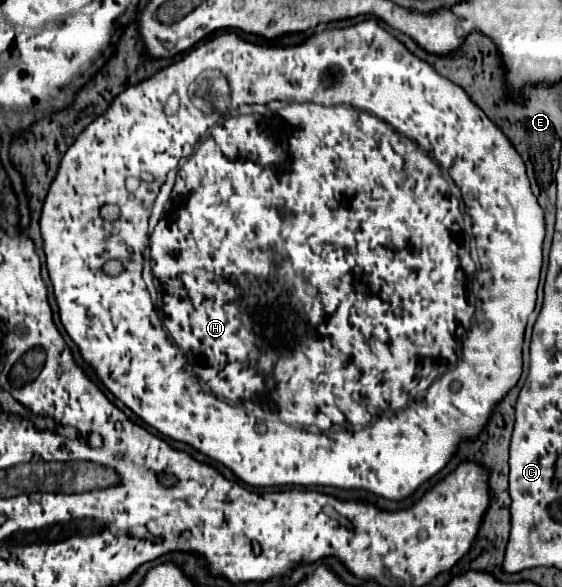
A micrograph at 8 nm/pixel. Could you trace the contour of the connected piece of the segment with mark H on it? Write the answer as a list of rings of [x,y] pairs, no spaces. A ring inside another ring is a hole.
[[[369,18],[369,20],[363,20],[363,22],[357,22],[357,24],[353,24],[353,26],[345,26],[345,28],[325,28],[325,30],[321,30],[321,32],[315,32],[315,34],[311,34],[311,36],[309,36],[309,38],[305,38],[305,42],[301,42],[301,44],[293,44],[293,46],[277,46],[277,44],[257,44],[257,42],[249,42],[249,40],[247,40],[247,38],[243,38],[243,36],[241,36],[241,34],[237,34],[237,32],[225,32],[225,34],[219,34],[219,36],[213,36],[213,38],[211,38],[211,40],[205,40],[205,42],[203,42],[203,44],[199,44],[199,46],[197,46],[197,48],[193,48],[193,50],[191,50],[191,52],[189,52],[189,54],[187,54],[187,56],[185,56],[185,58],[183,58],[183,60],[179,60],[179,62],[173,62],[173,64],[169,64],[169,66],[165,66],[165,68],[161,68],[161,70],[159,70],[159,72],[155,72],[155,74],[153,74],[153,76],[151,76],[151,78],[147,78],[147,80],[141,80],[141,82],[139,82],[139,84],[135,84],[135,86],[131,86],[131,88],[127,88],[127,90],[125,90],[125,92],[121,92],[121,94],[119,94],[119,96],[117,96],[117,98],[115,98],[115,100],[113,100],[113,104],[111,104],[111,106],[109,106],[109,108],[107,108],[107,110],[105,110],[105,114],[101,114],[101,116],[99,116],[99,118],[97,118],[97,120],[93,120],[93,122],[91,122],[91,124],[89,124],[89,126],[87,126],[87,128],[85,128],[85,130],[83,130],[83,132],[81,132],[81,134],[79,134],[79,136],[77,136],[77,140],[75,140],[75,142],[73,142],[73,146],[71,146],[71,148],[69,148],[69,150],[67,150],[67,152],[65,152],[65,156],[63,156],[63,158],[61,158],[61,166],[59,166],[59,172],[63,172],[63,176],[71,176],[71,178],[75,178],[75,180],[79,180],[79,182],[77,182],[77,186],[75,186],[75,182],[73,182],[73,186],[51,186],[51,190],[55,190],[55,188],[59,188],[59,190],[61,190],[61,188],[63,188],[63,192],[49,192],[49,200],[45,200],[45,204],[43,204],[43,214],[41,214],[41,238],[43,238],[43,252],[45,252],[45,258],[47,258],[47,272],[49,272],[49,278],[51,278],[51,284],[53,284],[53,294],[55,294],[55,302],[57,302],[57,306],[59,306],[59,318],[61,318],[61,322],[63,322],[63,326],[65,326],[65,330],[67,330],[67,334],[69,334],[69,336],[71,336],[71,340],[73,340],[73,342],[75,342],[75,344],[77,344],[77,346],[79,346],[79,352],[81,352],[81,358],[83,358],[83,360],[85,360],[85,362],[87,362],[87,364],[89,364],[89,366],[91,366],[91,368],[93,368],[93,370],[95,370],[95,374],[97,374],[97,376],[99,376],[99,380],[101,380],[101,382],[103,382],[103,384],[105,384],[105,388],[107,388],[107,390],[109,390],[109,392],[111,392],[111,394],[113,394],[113,396],[115,396],[115,398],[117,398],[117,400],[121,400],[121,402],[123,402],[123,404],[125,404],[125,406],[127,406],[127,408],[129,408],[129,410],[131,410],[131,412],[133,412],[133,414],[135,414],[135,416],[139,416],[139,418],[141,418],[141,420],[143,420],[143,422],[145,422],[145,424],[149,424],[149,426],[151,426],[151,428],[155,428],[155,430],[157,430],[157,432],[159,432],[159,434],[163,434],[163,436],[167,436],[167,438],[173,438],[173,440],[177,440],[177,442],[183,442],[183,444],[189,444],[189,446],[193,446],[193,448],[195,448],[195,450],[197,450],[197,452],[201,452],[201,454],[203,454],[203,456],[209,456],[209,458],[211,458],[211,460],[215,460],[215,462],[219,462],[219,464],[223,464],[223,466],[227,466],[227,468],[229,468],[229,470],[231,470],[231,472],[233,472],[233,474],[235,474],[235,476],[237,476],[237,478],[239,478],[239,480],[243,480],[243,482],[245,482],[245,484],[249,484],[249,486],[255,486],[255,488],[269,488],[269,486],[333,486],[333,488],[339,488],[339,490],[365,490],[365,492],[371,492],[371,494],[377,494],[377,496],[383,496],[383,498],[387,498],[387,500],[395,500],[395,502],[401,502],[401,500],[405,500],[405,498],[409,498],[409,496],[411,496],[411,494],[413,494],[413,492],[415,492],[415,490],[417,490],[417,488],[419,488],[419,486],[421,486],[421,484],[425,484],[425,482],[427,482],[427,480],[429,480],[429,478],[433,478],[433,476],[435,476],[435,474],[439,474],[439,472],[441,472],[441,470],[443,470],[443,468],[445,468],[445,466],[447,466],[447,464],[449,464],[449,460],[451,460],[451,458],[453,458],[453,456],[455,456],[455,454],[457,454],[457,450],[459,450],[459,444],[461,444],[461,442],[465,442],[465,440],[471,440],[471,438],[475,438],[475,436],[477,436],[477,434],[479,434],[479,430],[483,430],[483,426],[487,426],[487,418],[491,418],[491,410],[495,410],[495,406],[497,406],[497,404],[499,404],[499,402],[501,402],[501,400],[503,400],[503,398],[505,398],[505,396],[507,396],[507,394],[509,394],[509,390],[511,390],[511,388],[515,388],[515,384],[517,384],[517,382],[519,382],[519,378],[521,378],[521,346],[523,346],[523,334],[525,334],[525,326],[527,326],[527,318],[529,318],[529,314],[531,314],[531,312],[533,312],[533,308],[535,308],[535,298],[537,298],[537,284],[539,284],[539,272],[541,272],[541,262],[543,262],[543,238],[545,238],[545,218],[543,218],[543,208],[539,208],[539,202],[535,202],[535,194],[531,194],[531,182],[527,182],[527,168],[525,168],[525,166],[523,166],[523,160],[521,160],[521,158],[519,158],[519,154],[517,154],[517,150],[515,150],[515,148],[513,148],[513,146],[511,146],[511,142],[507,142],[507,138],[505,138],[505,134],[503,134],[503,132],[499,132],[499,128],[497,128],[497,126],[495,126],[495,124],[493,124],[493,122],[491,122],[491,120],[489,120],[489,118],[487,118],[487,114],[483,114],[483,110],[479,110],[479,106],[473,106],[473,102],[471,102],[471,98],[467,98],[467,92],[463,92],[463,90],[461,90],[461,86],[455,86],[455,82],[451,82],[451,80],[447,80],[447,78],[441,78],[441,74],[439,74],[439,72],[437,72],[437,70],[435,70],[435,68],[433,68],[433,66],[431,66],[431,64],[427,64],[427,62],[425,62],[425,60],[421,60],[421,58],[419,58],[419,56],[415,56],[415,54],[413,54],[413,52],[411,52],[411,50],[407,50],[407,48],[405,48],[405,46],[403,46],[403,44],[401,44],[401,42],[399,42],[399,40],[397,40],[397,38],[395,38],[395,36],[391,36],[391,34],[389,34],[389,32],[387,32],[387,30],[385,30],[385,28],[383,28],[383,26],[381,26],[381,24],[379,24],[379,22],[377,22],[377,20],[375,20],[375,18]],[[195,70],[199,70],[199,72],[203,72],[203,70],[219,70],[219,72],[221,72],[221,74],[223,74],[223,76],[225,76],[225,78],[227,78],[227,82],[229,82],[229,88],[231,88],[231,108],[237,108],[237,106],[241,106],[241,104],[267,104],[267,102],[271,102],[271,100],[285,100],[285,102],[287,102],[287,104],[285,104],[285,108],[283,108],[283,116],[273,116],[273,118],[269,118],[269,116],[259,116],[259,114],[249,114],[249,116],[243,116],[243,114],[241,114],[241,116],[229,116],[229,118],[223,118],[223,116],[221,116],[221,114],[219,114],[219,112],[217,112],[217,114],[215,114],[215,112],[213,112],[213,114],[205,114],[205,112],[201,112],[201,110],[199,110],[199,108],[197,108],[197,106],[193,106],[193,102],[191,102],[191,98],[189,98],[189,92],[187,92],[187,90],[189,90],[189,86],[187,86],[187,84],[185,84],[185,80],[195,80]],[[171,96],[177,96],[177,98],[179,98],[179,108],[177,108],[177,110],[175,110],[175,112],[171,112],[171,114],[167,114],[167,112],[165,112],[165,106],[167,106],[167,104],[169,104],[169,100],[171,100]],[[183,156],[187,156],[187,160],[184,160],[184,161],[185,161],[185,164],[183,164],[183,166],[181,166],[181,168],[180,168],[180,167],[179,167],[179,166],[178,166],[178,167],[176,167],[176,168],[175,168],[175,166],[177,166],[177,164],[179,164],[179,160],[181,160],[181,158],[183,158]],[[439,164],[443,164],[443,168],[445,168],[445,170],[447,170],[447,172],[449,172],[449,176],[451,176],[451,178],[453,178],[453,180],[455,180],[455,184],[457,184],[457,186],[459,186],[459,190],[461,190],[461,198],[463,198],[463,204],[465,204],[465,208],[467,208],[467,212],[469,212],[469,214],[471,214],[471,218],[473,218],[473,234],[475,234],[475,242],[477,242],[477,252],[479,252],[479,270],[495,270],[495,272],[497,272],[497,274],[499,274],[499,278],[495,278],[495,286],[481,286],[481,302],[483,302],[483,306],[481,306],[481,312],[477,312],[477,316],[475,316],[475,296],[473,296],[473,294],[471,294],[471,290],[469,290],[469,280],[471,280],[471,270],[475,270],[475,262],[473,262],[473,258],[471,258],[471,254],[469,254],[469,246],[467,246],[467,244],[465,244],[465,238],[463,238],[463,230],[457,230],[457,232],[455,232],[455,224],[457,224],[457,214],[455,214],[455,196],[453,196],[453,194],[451,194],[451,188],[449,188],[449,182],[447,182],[447,180],[445,180],[445,176],[443,176],[443,170],[441,170],[441,166],[439,166]],[[105,204],[117,204],[117,206],[119,206],[119,208],[121,208],[121,220],[117,220],[117,222],[115,222],[115,224],[113,224],[113,222],[105,222],[105,220],[103,220],[103,218],[101,218],[101,214],[99,214],[99,210],[101,210],[101,206],[105,206]],[[162,215],[163,215],[163,222],[165,222],[165,226],[156,226],[156,225],[157,225],[157,223],[158,223],[158,222],[159,222],[159,221],[160,221],[160,220],[161,220],[161,218],[162,218]],[[147,218],[149,218],[149,221],[148,221],[148,223],[149,223],[149,225],[148,225],[148,235],[150,235],[150,234],[151,234],[151,233],[152,233],[152,232],[153,232],[153,234],[151,234],[151,236],[149,236],[149,249],[148,249],[148,248],[147,248],[147,249],[146,249],[146,250],[145,250],[145,252],[144,252],[144,260],[145,260],[145,262],[144,262],[144,267],[143,267],[143,278],[141,278],[141,272],[139,272],[139,270],[141,270],[141,268],[137,268],[137,266],[127,266],[127,268],[125,268],[125,270],[127,270],[127,272],[121,272],[121,274],[119,274],[119,276],[117,276],[117,278],[119,278],[119,280],[117,280],[117,278],[113,278],[113,276],[107,276],[107,274],[105,274],[105,272],[103,272],[103,264],[105,264],[105,262],[107,262],[107,260],[109,260],[109,258],[119,258],[119,250],[139,250],[139,246],[141,246],[141,248],[143,248],[143,246],[145,246],[145,242],[141,242],[141,244],[139,244],[139,242],[135,242],[135,236],[139,236],[139,232],[141,232],[141,236],[143,236],[143,240],[145,240],[145,226],[147,226]],[[121,224],[135,224],[135,226],[137,226],[137,224],[139,224],[139,226],[141,226],[141,228],[143,228],[143,230],[139,230],[139,228],[137,228],[137,230],[131,230],[131,234],[129,234],[129,232],[123,232],[123,234],[117,234],[117,230],[119,230],[119,226],[121,226]],[[152,270],[177,270],[177,292],[175,292],[175,304],[167,304],[167,306],[163,306],[163,310],[161,310],[161,318],[159,318],[159,314],[157,314],[157,310],[155,310],[155,306],[153,306],[153,302],[154,302],[154,304],[157,304],[157,303],[158,303],[158,301],[157,301],[157,300],[158,300],[158,299],[159,299],[159,293],[158,293],[158,292],[157,292],[157,291],[149,291],[149,292],[147,292],[147,288],[148,288],[148,290],[150,290],[150,289],[153,289],[153,276],[152,276],[152,273],[151,273],[151,271],[152,271]],[[269,324],[271,324],[271,354],[273,354],[273,350],[275,350],[275,352],[277,352],[277,356],[279,356],[279,354],[281,354],[281,356],[283,356],[283,354],[285,354],[285,346],[287,346],[287,364],[279,364],[279,362],[277,362],[277,360],[271,360],[271,366],[265,366],[265,364],[261,364],[261,356],[263,356],[263,354],[267,354],[267,352],[269,352],[269,340],[267,340],[267,332],[269,332]],[[455,380],[461,380],[461,390],[457,390],[457,392],[453,392],[453,390],[451,390],[451,382],[455,382]],[[263,404],[271,404],[271,406],[273,406],[273,404],[275,404],[275,408],[279,408],[279,410],[277,410],[277,414],[265,414],[265,412],[263,412]],[[259,424],[265,424],[265,432],[259,432]]]

